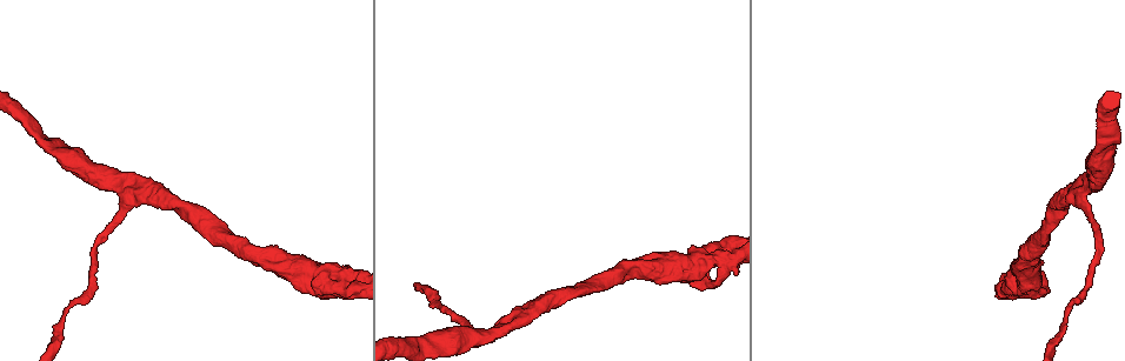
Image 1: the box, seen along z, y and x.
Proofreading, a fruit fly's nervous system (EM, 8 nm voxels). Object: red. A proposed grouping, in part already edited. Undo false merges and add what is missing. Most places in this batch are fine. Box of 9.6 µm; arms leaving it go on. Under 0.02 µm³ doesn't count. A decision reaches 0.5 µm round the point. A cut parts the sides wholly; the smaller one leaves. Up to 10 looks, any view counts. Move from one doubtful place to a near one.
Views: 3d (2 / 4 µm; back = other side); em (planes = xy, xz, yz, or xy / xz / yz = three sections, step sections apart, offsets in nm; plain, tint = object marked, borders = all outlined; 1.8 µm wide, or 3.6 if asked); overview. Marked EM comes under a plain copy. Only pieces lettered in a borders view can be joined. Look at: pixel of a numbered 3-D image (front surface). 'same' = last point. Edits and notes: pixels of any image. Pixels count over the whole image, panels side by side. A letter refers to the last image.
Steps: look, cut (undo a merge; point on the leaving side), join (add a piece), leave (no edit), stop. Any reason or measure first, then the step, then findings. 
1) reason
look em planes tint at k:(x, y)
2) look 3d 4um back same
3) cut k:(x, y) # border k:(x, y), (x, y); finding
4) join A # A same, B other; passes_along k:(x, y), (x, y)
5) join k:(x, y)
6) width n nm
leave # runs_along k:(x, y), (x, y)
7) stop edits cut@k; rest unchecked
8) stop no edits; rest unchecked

look em 3.6um planes tint at 1:(1101, 153)

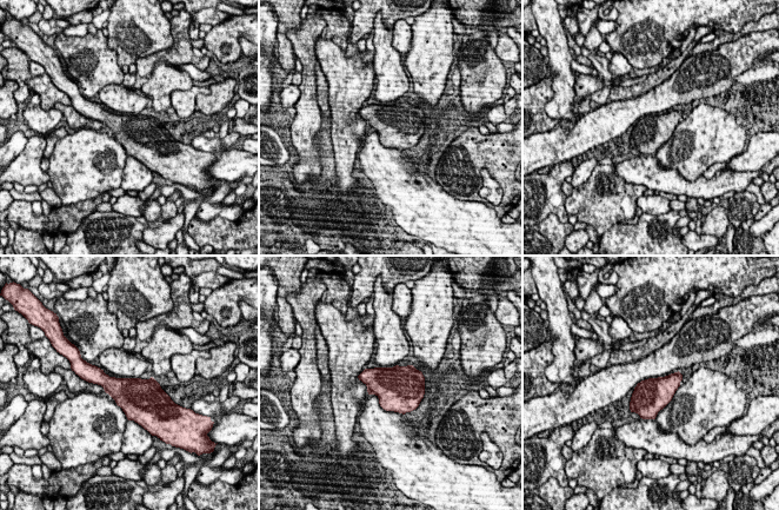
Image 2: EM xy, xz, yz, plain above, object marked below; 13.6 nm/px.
see the neighbours
look em 3.6um planes borders same

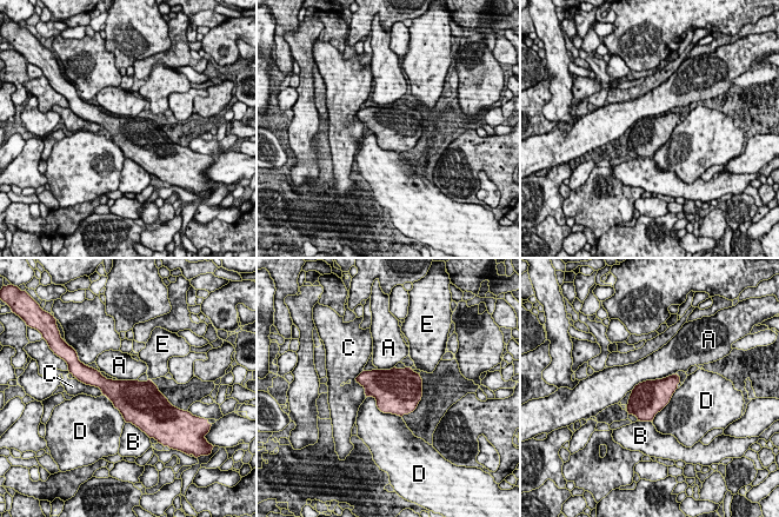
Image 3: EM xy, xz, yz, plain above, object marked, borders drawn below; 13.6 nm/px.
leave # A other, B other, C other, D other, E other; border 3:(676, 372), (639, 382), (631, 390); one neuron here

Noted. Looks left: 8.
two arms in line, one across
look em 3.6um planes borders at 1:(1026, 263)

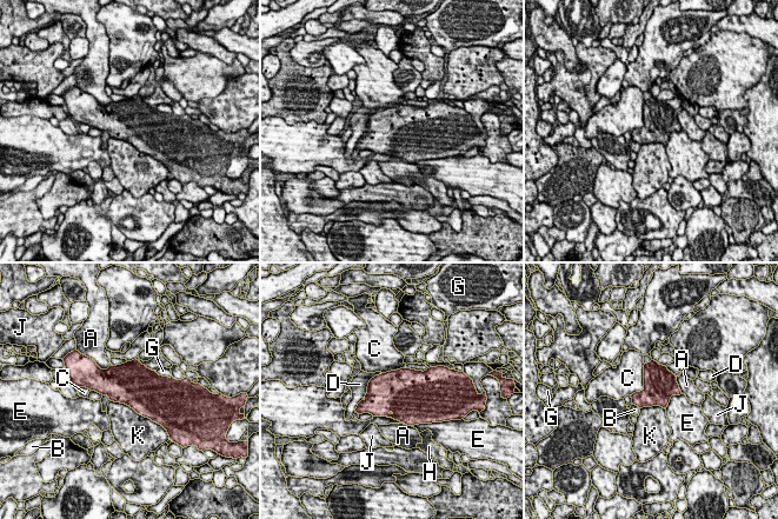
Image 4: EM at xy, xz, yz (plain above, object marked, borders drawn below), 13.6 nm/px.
leave # A other, B other, C other, D other, E other, G other, H other, J other, K other; border 4:(111, 400), (126, 404), (157, 424); all the same neuron

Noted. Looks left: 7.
look em xz step 4 tint at 1:(723, 256)

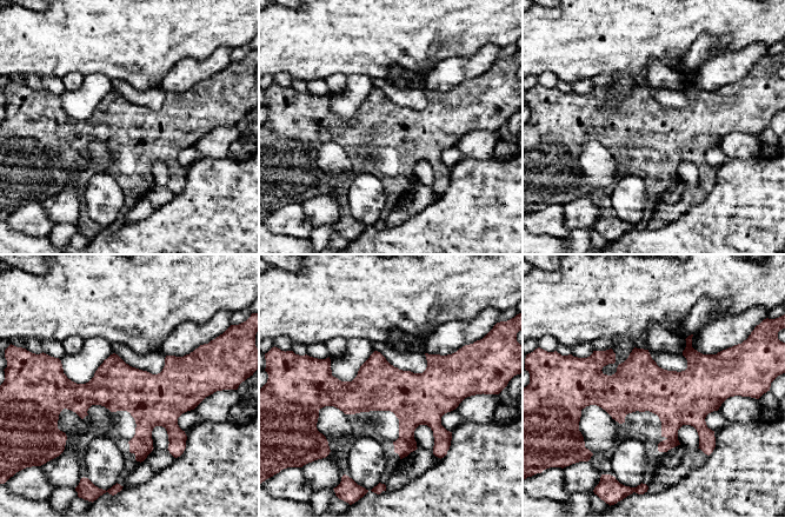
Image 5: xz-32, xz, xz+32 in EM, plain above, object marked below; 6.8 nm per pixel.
another direction
look em planes borders same

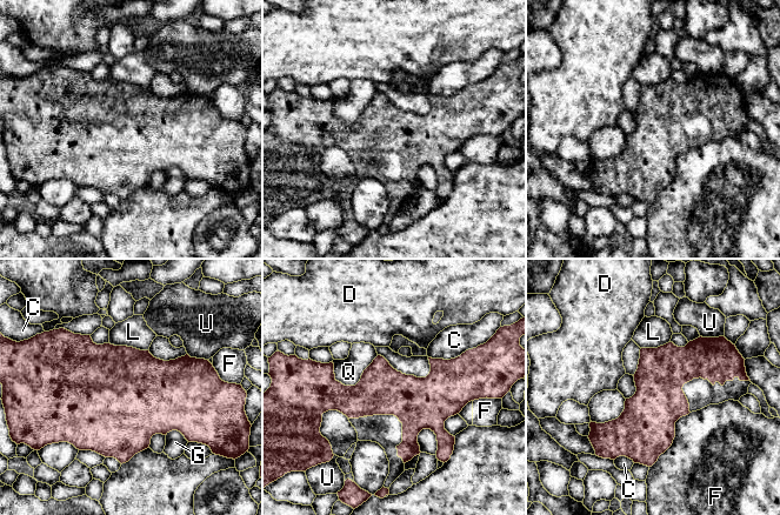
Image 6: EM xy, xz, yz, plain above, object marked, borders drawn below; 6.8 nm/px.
leave # C other, D other, F other, G other, L other, Q other, U other; runs_along 6:(324, 385), (338, 396), (465, 396); all the same neuron

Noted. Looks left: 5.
look 3d 2um at 1:(138, 189)

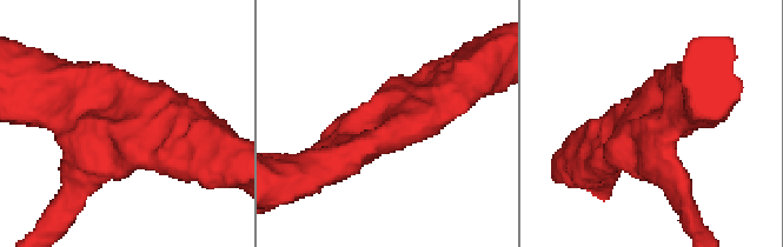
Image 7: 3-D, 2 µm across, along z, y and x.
arms 3; arm_widths 170, 300, 400 nm
look em xy step 8 tint at 7:(128, 123)

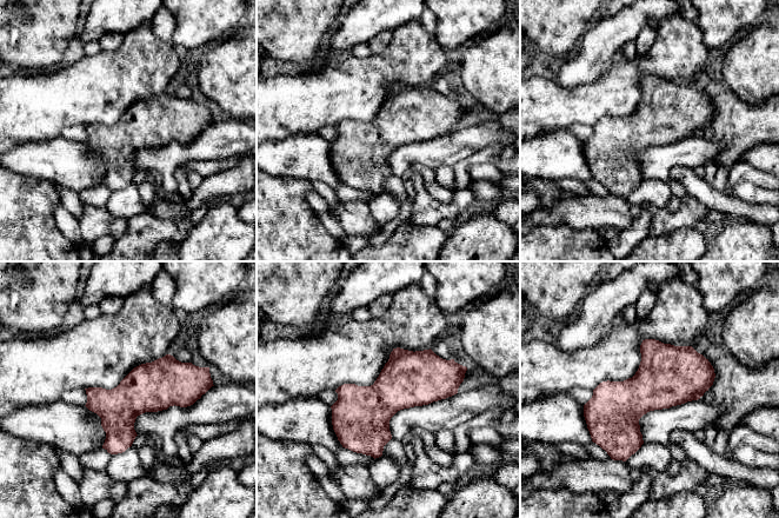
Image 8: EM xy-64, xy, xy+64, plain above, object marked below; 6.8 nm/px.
another direction
look em yz step 8 borders same

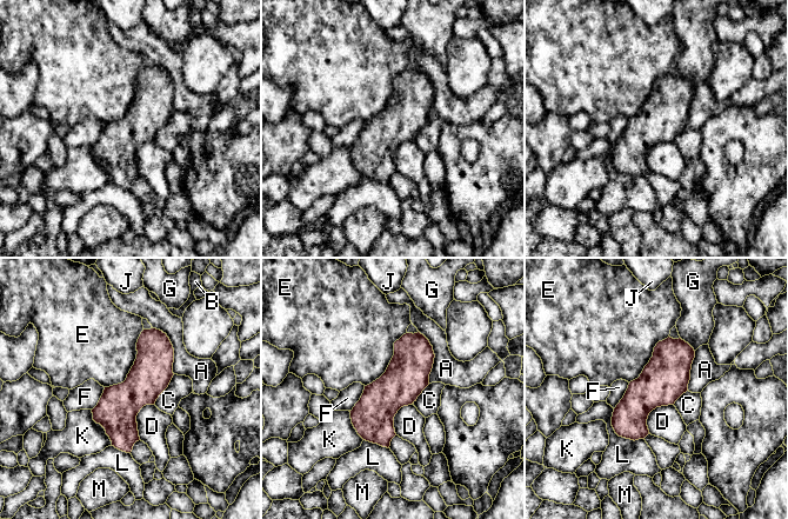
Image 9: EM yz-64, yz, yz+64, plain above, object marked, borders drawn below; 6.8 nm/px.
longest_contact E 480 nm
leave # A other, B other, C other, D other, E other, F other, G other, J other, K other, L other, M other; border 9:(144, 330), (127, 377), (105, 387); all the same neuron

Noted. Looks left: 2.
stop no edits; rest unchecked

